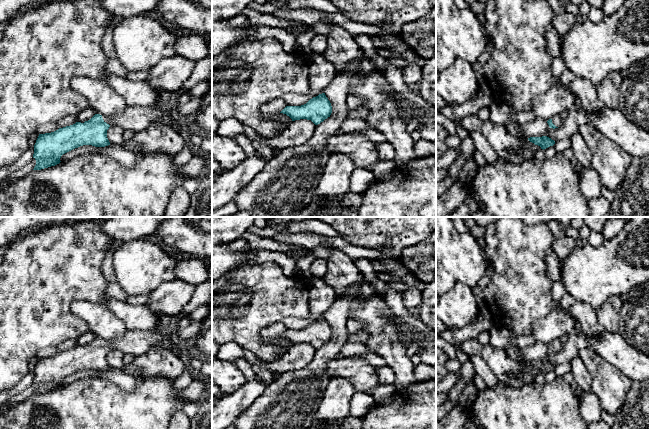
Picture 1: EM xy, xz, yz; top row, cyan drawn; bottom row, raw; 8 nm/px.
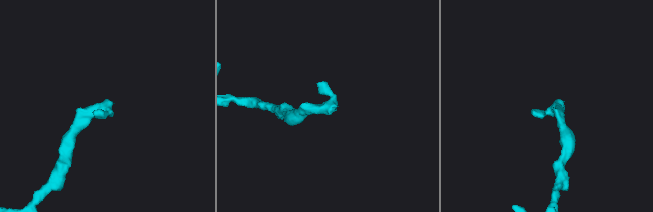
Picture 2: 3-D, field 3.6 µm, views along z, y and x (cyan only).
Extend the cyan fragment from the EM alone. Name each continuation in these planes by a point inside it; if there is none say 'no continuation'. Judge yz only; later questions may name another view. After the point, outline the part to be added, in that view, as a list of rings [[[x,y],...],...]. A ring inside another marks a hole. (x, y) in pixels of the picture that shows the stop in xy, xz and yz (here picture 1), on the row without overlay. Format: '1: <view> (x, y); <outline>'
1: yz (557, 344); [[[561,337],[561,338],[558,338],[558,339],[555,339],[553,342],[552,342],[552,347],[556,350],[556,351],[560,351],[562,350],[565,342],[567,340],[567,337]]]

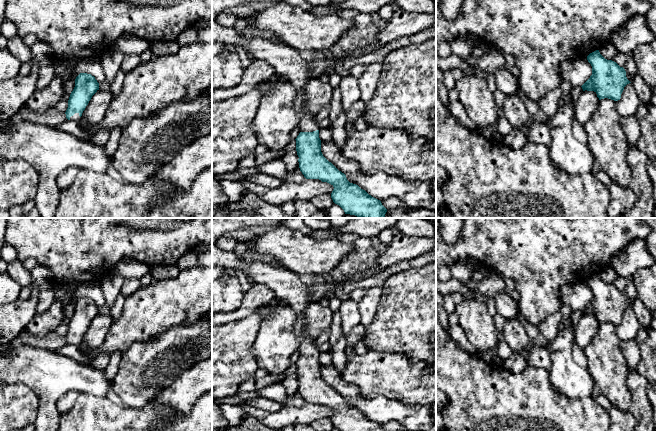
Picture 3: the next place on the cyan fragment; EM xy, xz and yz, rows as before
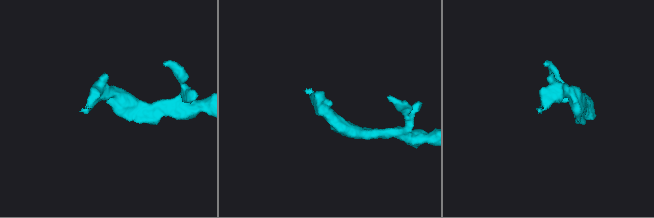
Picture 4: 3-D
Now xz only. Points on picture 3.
1: xz (286, 285); [[[212,243],[212,266],[239,270],[254,284],[265,286],[275,293],[276,298],[286,300],[288,306],[296,313],[294,332],[302,337],[302,342],[297,349],[299,354],[301,356],[320,354],[315,340],[303,334],[304,312],[313,301],[309,297],[308,286],[300,280],[298,274],[284,267],[275,267],[263,262],[246,262],[242,256],[238,257],[234,252],[226,252],[215,243]]]

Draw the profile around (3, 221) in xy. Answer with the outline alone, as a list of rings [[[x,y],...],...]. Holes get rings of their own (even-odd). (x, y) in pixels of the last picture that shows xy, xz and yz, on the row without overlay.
[[[0,218],[0,249],[6,244],[5,232],[8,218]]]

